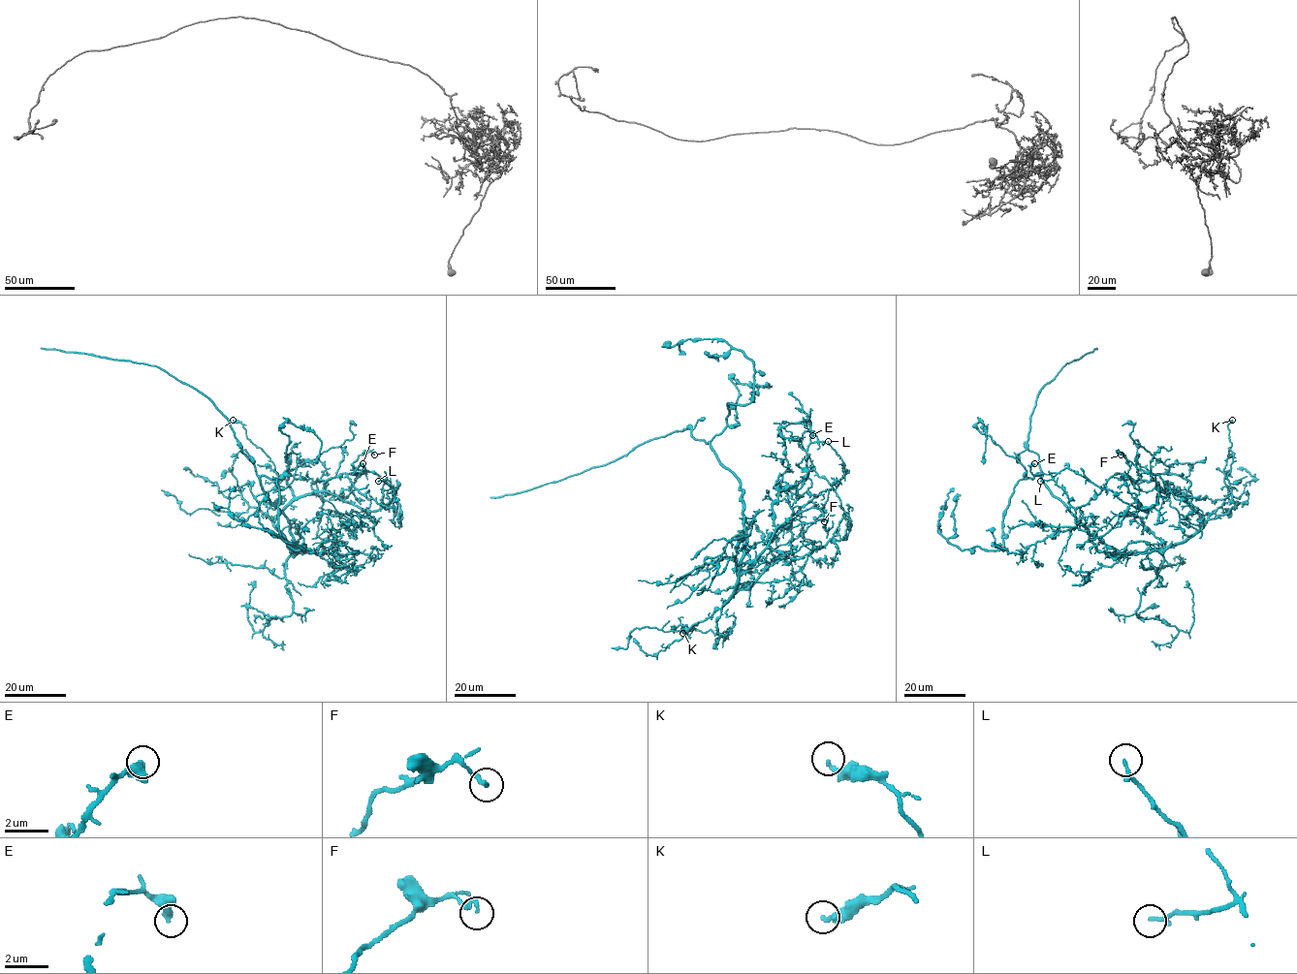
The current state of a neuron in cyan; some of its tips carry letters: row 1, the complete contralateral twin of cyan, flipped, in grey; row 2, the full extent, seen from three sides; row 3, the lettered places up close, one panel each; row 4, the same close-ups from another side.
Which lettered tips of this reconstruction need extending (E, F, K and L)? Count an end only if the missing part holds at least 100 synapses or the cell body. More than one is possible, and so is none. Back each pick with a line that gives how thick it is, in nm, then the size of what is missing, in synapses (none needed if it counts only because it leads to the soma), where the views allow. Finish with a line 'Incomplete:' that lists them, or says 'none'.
Incomplete: none

